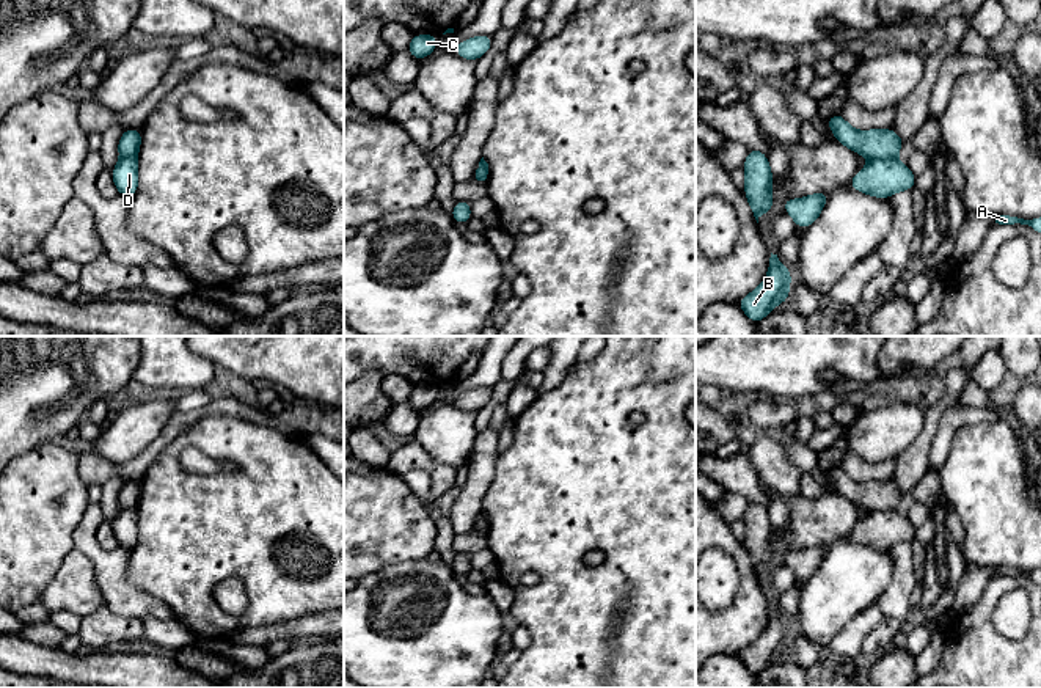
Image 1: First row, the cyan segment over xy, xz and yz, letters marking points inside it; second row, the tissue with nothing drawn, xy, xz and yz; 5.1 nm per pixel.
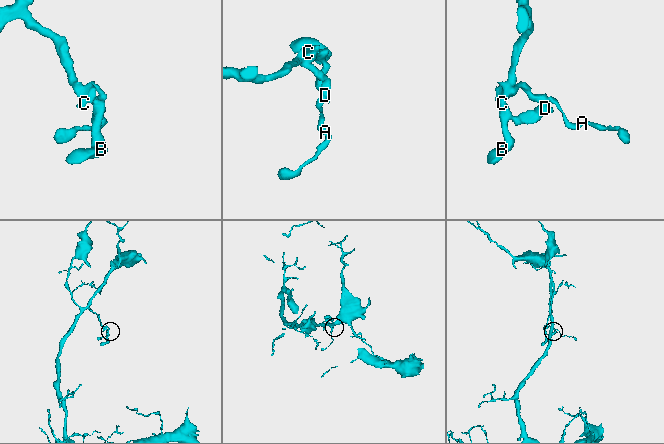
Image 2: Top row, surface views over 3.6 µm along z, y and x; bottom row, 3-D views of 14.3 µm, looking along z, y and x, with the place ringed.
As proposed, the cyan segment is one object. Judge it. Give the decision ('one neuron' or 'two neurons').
two neurons

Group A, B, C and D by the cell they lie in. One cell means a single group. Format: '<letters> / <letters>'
A C / B D

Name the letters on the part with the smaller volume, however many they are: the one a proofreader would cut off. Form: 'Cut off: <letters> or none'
Cut off: B, D

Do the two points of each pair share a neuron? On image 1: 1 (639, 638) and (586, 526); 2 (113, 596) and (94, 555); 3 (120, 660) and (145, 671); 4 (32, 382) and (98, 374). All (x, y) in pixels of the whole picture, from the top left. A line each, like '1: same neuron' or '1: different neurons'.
1: same neuron
2: same neuron
3: same neuron
4: same neuron

